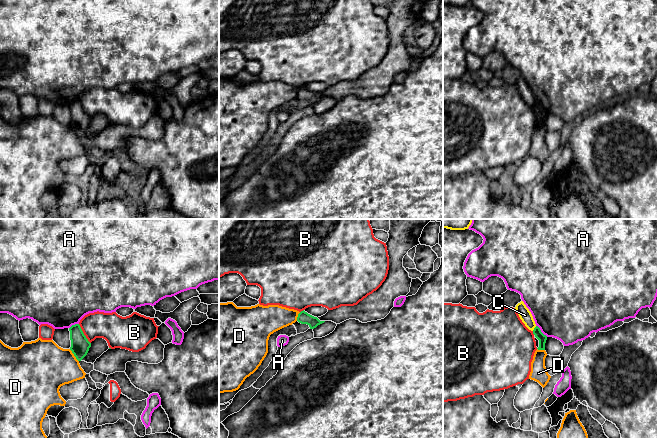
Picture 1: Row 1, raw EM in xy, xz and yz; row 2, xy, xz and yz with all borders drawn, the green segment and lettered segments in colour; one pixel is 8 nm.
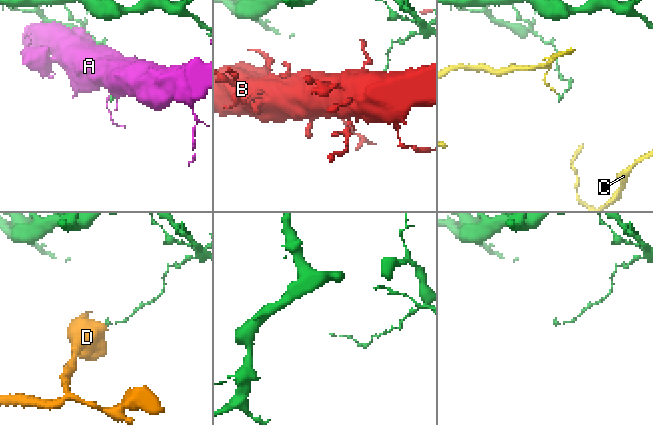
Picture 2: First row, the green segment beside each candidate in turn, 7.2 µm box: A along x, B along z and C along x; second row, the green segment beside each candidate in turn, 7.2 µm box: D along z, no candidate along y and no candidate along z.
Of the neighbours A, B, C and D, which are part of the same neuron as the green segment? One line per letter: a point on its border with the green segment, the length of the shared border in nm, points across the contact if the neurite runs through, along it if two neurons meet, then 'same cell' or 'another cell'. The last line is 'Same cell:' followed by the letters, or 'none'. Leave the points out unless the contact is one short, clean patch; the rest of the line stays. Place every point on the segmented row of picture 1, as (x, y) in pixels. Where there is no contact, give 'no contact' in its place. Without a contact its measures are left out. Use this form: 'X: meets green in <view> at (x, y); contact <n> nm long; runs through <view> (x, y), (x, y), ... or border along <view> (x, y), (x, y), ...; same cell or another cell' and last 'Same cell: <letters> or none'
A: meets green in yz at (540, 331); contact 130 nm long; another cell
B: meets green in xy at (83, 334); contact 190 nm long; another cell
C: meets green in yz at (534, 328); contact 50 nm long; another cell
D: meets green in xy at (74, 355); contact 130 nm long; border along xy (69, 349), (78, 361); another cell
Same cell: none

